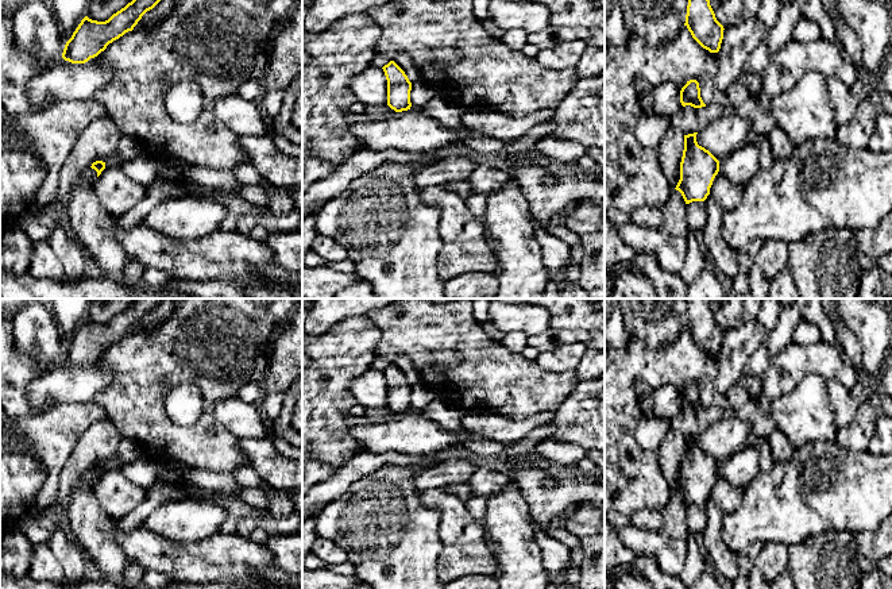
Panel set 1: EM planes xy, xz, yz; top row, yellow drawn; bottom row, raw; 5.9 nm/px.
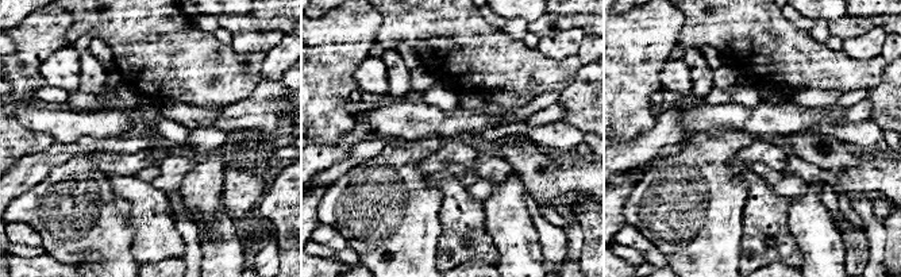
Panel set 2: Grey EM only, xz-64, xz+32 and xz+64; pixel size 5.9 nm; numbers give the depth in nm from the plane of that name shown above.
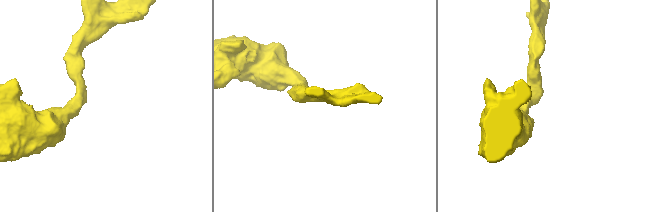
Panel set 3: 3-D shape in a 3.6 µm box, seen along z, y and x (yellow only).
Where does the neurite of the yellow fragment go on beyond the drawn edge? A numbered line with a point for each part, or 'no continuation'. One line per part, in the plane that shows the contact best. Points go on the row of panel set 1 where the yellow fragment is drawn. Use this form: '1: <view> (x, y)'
no continuation

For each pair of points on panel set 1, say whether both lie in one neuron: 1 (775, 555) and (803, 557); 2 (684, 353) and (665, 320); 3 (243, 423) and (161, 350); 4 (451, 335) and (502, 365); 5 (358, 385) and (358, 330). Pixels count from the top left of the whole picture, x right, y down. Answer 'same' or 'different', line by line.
1: different
2: different
3: different
4: same
5: different

